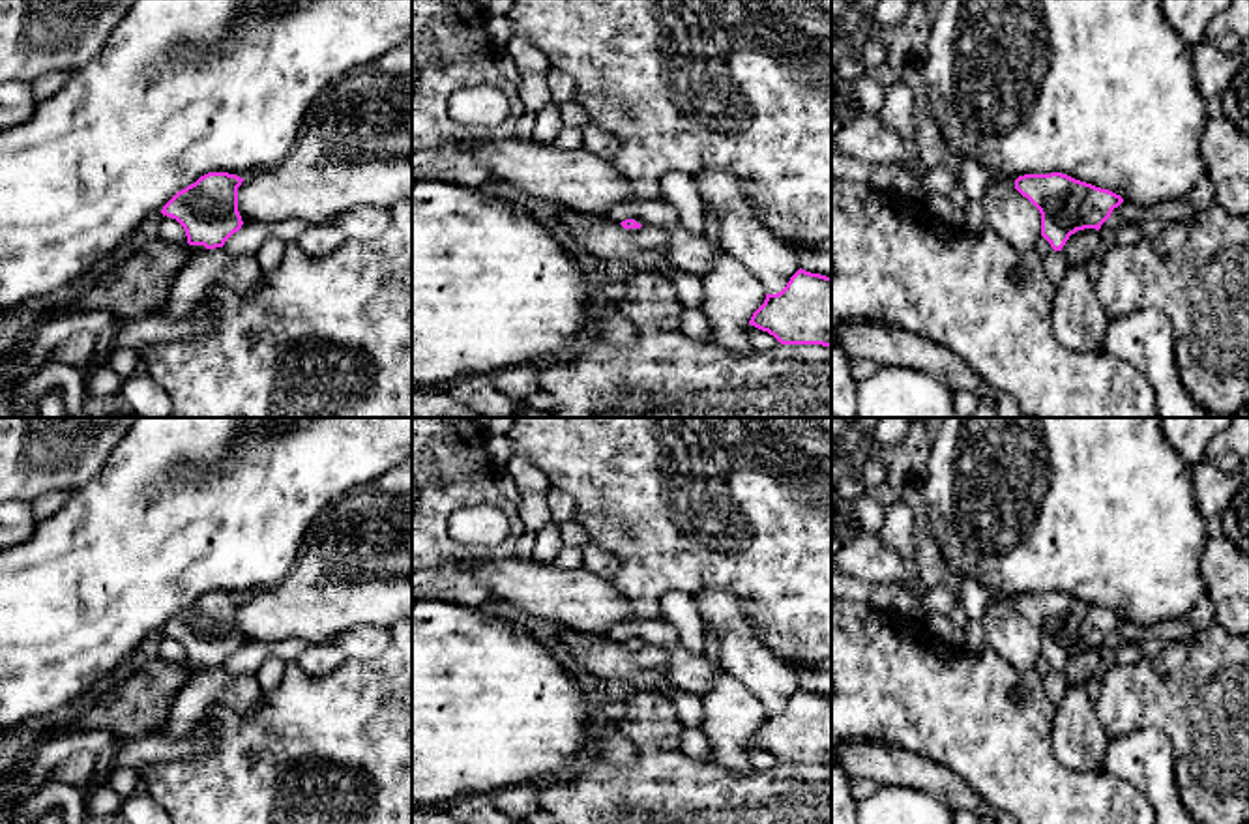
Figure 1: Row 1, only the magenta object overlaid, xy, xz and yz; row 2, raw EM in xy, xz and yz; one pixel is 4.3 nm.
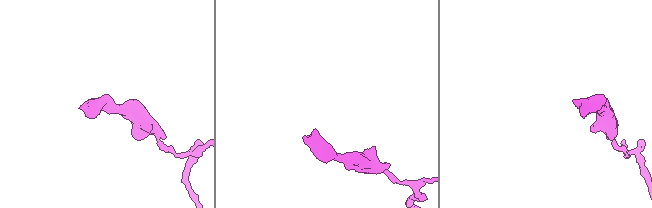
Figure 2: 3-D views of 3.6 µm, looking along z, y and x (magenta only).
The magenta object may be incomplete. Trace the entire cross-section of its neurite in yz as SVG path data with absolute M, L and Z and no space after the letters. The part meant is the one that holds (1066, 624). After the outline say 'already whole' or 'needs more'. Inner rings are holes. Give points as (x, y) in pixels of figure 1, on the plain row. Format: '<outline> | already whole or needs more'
M1062 592L1024 594L1009 603L1026 616L1041 633L1041 655L1052 670L1043 678L1047 699L1058 706L1069 684L1064 665L1071 654L1084 648L1099 650L1124 618L1109 609L1075 599Z | needs more

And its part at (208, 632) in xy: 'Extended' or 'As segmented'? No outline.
Extended

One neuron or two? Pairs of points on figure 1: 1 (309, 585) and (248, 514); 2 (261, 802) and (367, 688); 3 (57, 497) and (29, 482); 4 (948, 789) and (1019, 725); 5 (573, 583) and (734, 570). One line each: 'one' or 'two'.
1: two
2: one
3: two
4: two
5: two

